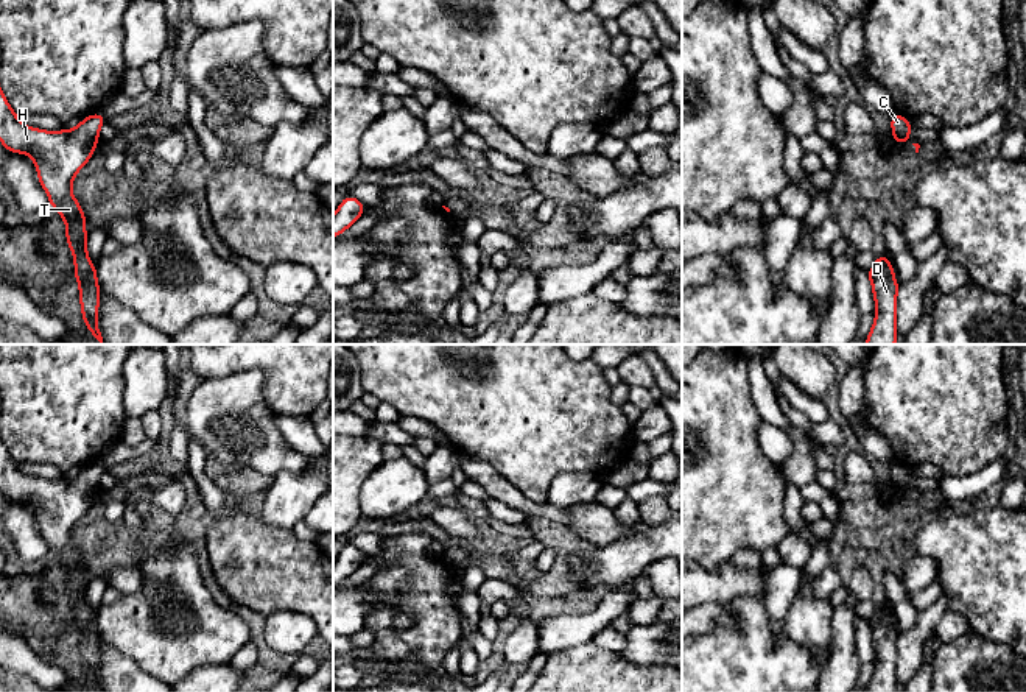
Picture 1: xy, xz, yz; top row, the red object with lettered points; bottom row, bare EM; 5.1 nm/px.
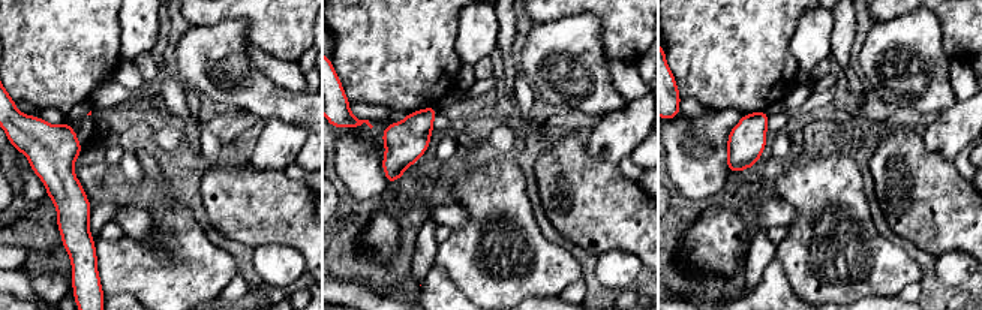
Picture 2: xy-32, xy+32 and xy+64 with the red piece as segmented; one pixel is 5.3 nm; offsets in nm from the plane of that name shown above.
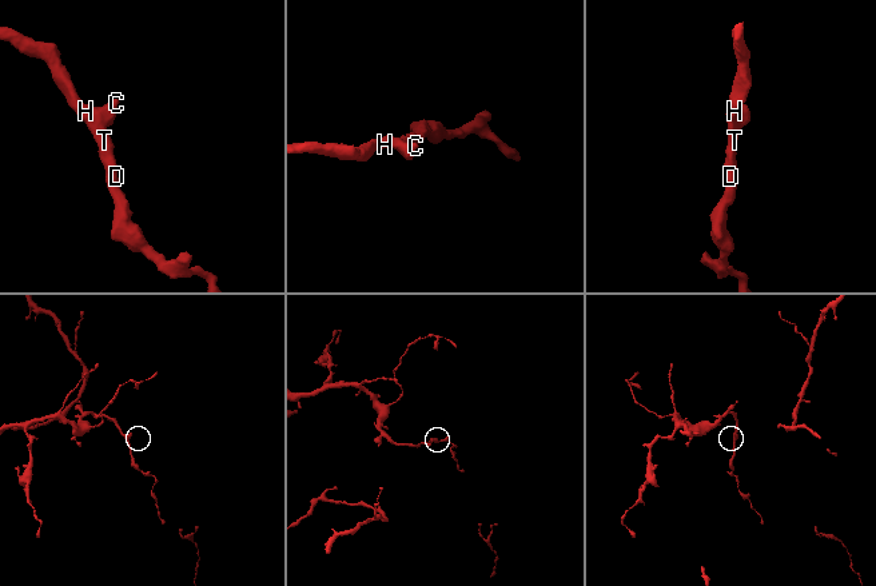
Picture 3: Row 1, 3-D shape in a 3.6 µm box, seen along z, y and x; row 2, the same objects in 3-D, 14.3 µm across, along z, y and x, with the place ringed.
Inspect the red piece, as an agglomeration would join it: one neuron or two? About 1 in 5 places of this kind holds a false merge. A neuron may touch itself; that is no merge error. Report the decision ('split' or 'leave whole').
leave whole

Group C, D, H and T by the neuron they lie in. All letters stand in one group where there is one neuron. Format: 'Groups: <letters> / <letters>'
Groups: C D H T

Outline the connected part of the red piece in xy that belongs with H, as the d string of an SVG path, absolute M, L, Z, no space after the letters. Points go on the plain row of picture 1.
M0 436L0 491L9 502L30 503L33 513L37 516L37 528L42 538L47 541L50 556L59 561L67 574L65 589L73 603L75 628L79 634L81 662L87 680L103 692L101 681L98 678L98 655L100 655L100 634L97 628L97 617L87 605L87 583L86 566L81 553L72 542L72 530L76 522L90 510L93 500L100 491L100 477L106 472L101 461L84 466L81 472L73 478L61 478L56 482L25 475L19 471L19 463L14 461Z

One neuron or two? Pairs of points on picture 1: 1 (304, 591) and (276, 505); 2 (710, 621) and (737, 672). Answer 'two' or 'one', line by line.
1: two
2: two

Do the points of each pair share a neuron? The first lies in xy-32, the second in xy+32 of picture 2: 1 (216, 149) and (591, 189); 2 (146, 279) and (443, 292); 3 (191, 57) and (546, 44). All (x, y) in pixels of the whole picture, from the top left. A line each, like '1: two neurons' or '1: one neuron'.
1: two neurons
2: two neurons
3: one neuron

